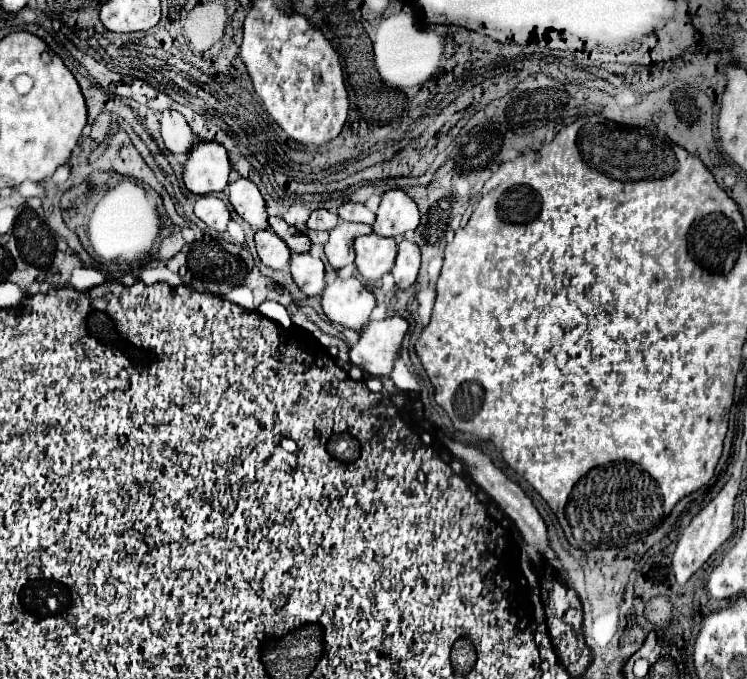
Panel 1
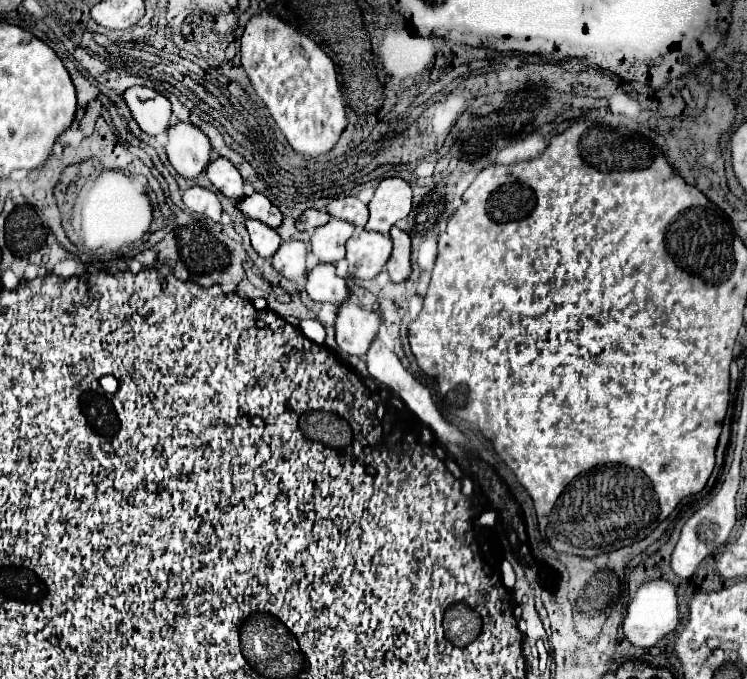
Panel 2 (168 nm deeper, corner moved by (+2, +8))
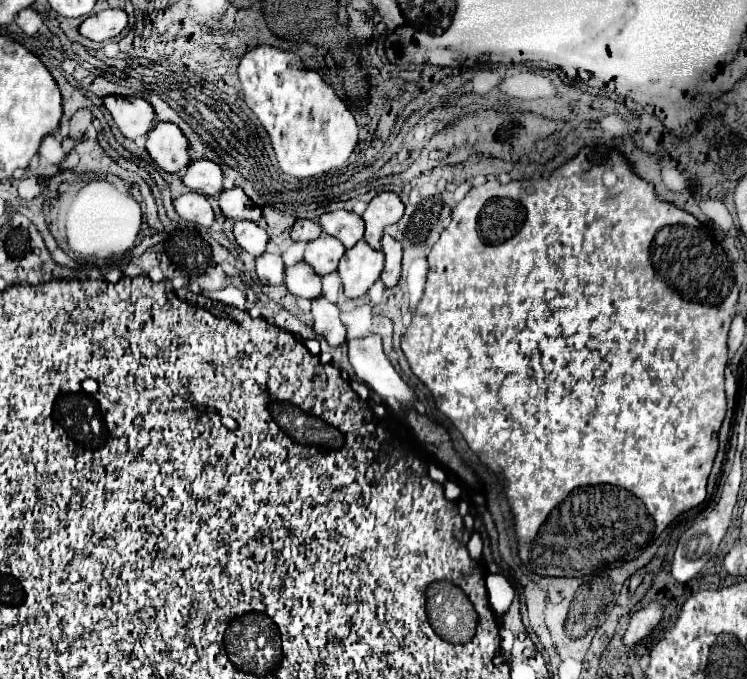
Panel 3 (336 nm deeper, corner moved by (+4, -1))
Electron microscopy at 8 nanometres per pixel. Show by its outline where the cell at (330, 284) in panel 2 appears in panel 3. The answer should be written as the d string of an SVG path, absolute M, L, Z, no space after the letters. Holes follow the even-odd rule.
M302 260L296 266L288 266L284 270L284 282L290 294L302 296L302 298L318 298L322 294L320 276Z

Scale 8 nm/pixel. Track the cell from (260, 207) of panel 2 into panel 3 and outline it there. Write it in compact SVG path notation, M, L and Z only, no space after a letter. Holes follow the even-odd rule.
M224 188L218 196L218 204L220 204L220 210L224 212L224 216L232 218L232 220L260 222L260 218L262 218L262 212L258 210L258 206L240 188L230 188L230 190Z

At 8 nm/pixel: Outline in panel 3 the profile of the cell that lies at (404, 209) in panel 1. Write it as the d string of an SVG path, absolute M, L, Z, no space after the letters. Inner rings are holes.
M380 192L372 198L366 212L362 214L362 220L366 222L364 240L372 248L380 248L380 240L384 234L384 228L390 224L396 224L404 214L404 204L398 194L394 192Z

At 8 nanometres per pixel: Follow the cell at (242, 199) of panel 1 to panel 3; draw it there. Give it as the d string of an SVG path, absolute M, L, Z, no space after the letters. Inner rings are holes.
M192 160L186 170L182 172L182 184L188 186L194 192L200 192L204 196L218 198L222 190L222 170L212 160Z

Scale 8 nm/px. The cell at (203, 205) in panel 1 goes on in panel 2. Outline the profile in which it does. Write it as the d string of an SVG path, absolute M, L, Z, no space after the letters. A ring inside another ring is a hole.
M190 187L188 191L184 191L184 203L188 209L212 219L212 221L220 221L222 215L222 205L218 201L218 197L204 187Z

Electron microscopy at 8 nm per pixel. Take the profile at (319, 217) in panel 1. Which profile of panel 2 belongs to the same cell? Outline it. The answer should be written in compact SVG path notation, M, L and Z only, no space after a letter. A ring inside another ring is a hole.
M306 209L298 219L296 219L296 229L298 231L314 231L316 227L324 225L330 221L330 215L326 211L318 209Z

